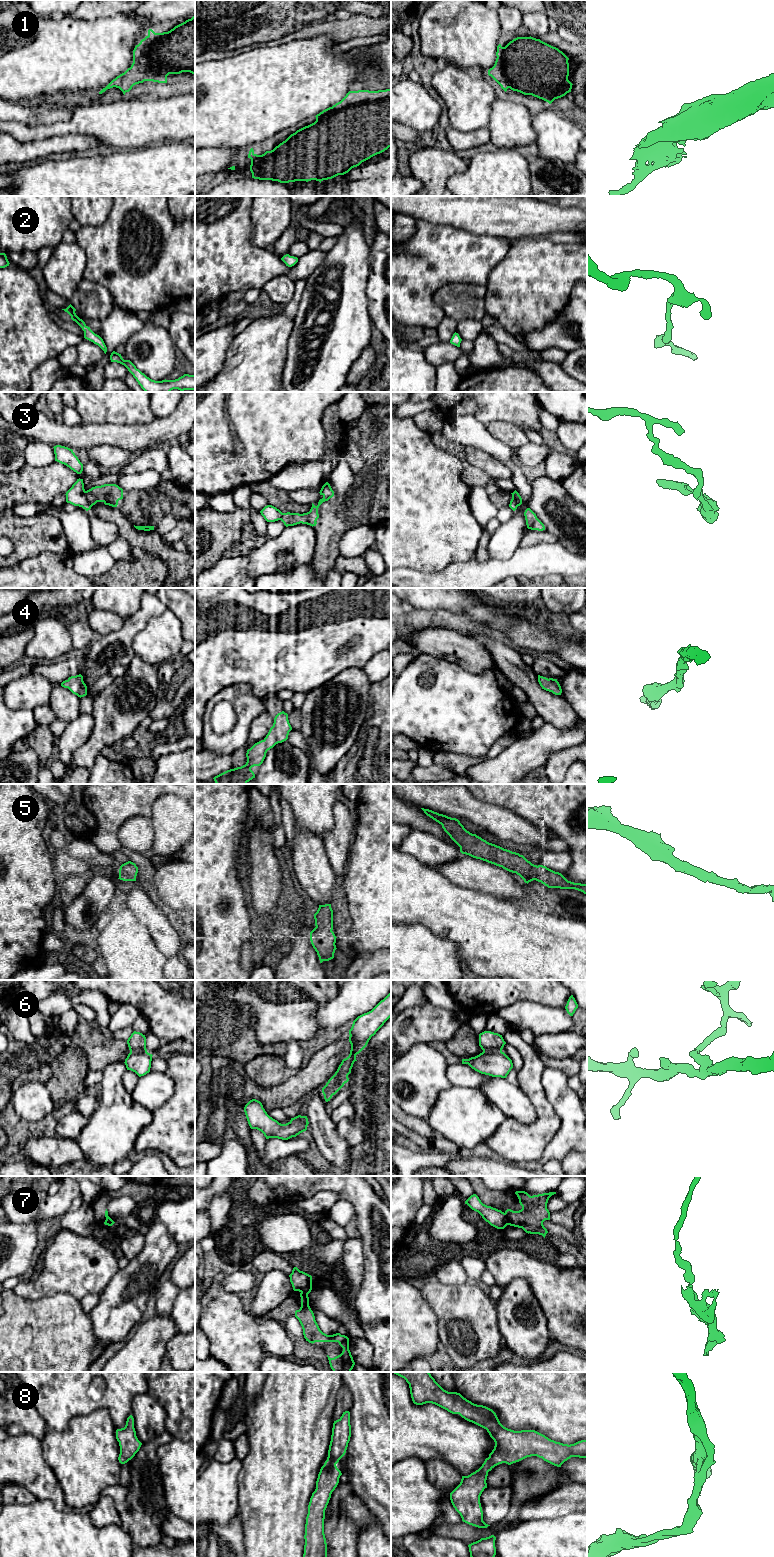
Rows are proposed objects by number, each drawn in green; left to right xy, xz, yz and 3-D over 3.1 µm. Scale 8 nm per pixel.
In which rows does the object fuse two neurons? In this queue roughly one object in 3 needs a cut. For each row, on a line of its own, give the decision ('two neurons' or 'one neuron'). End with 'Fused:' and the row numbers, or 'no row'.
1: one neuron
2: one neuron
3: two neurons
4: one neuron
5: one neuron
6: one neuron
7: two neurons
8: one neuron
Fused: 3, 7

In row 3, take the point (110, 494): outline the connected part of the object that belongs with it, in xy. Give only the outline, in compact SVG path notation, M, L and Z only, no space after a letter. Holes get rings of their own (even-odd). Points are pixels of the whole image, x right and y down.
M104 484L85 491L85 496L90 507L97 502L117 507L118 501L123 499L123 489L116 484Z

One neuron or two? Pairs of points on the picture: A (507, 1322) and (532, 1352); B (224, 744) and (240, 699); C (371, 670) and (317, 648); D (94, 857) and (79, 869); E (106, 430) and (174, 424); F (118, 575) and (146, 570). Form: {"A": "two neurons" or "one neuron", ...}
{"A": "one neuron", "B": "one neuron", "C": "two neurons", "D": "two neurons", "E": "one neuron", "F": "one neuron"}

